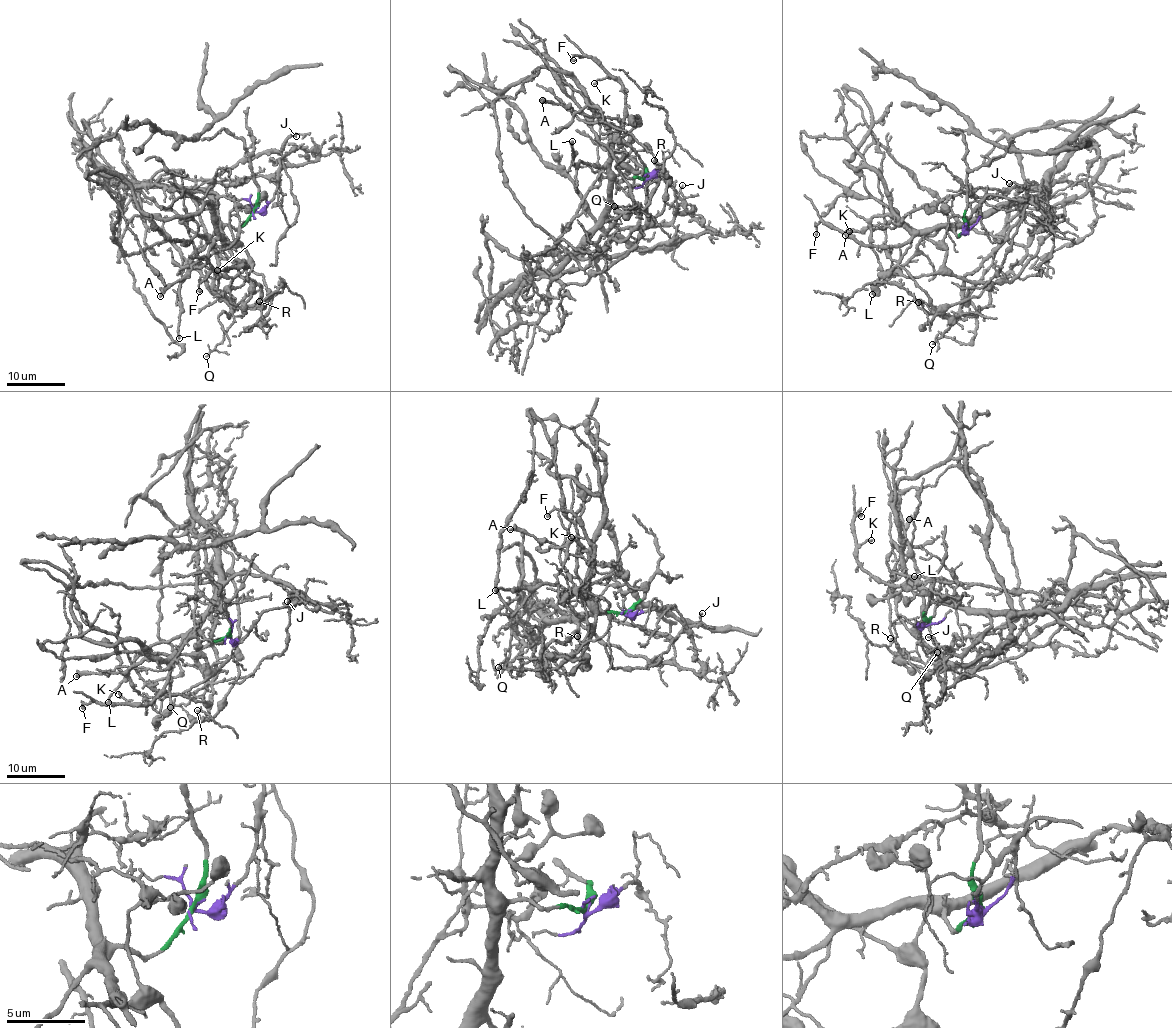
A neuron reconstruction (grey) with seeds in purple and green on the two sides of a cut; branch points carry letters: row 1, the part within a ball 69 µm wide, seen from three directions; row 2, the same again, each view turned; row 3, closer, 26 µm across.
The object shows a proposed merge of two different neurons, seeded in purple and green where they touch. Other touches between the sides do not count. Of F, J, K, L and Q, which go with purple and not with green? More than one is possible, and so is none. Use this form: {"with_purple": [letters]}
{"with_purple": []}

